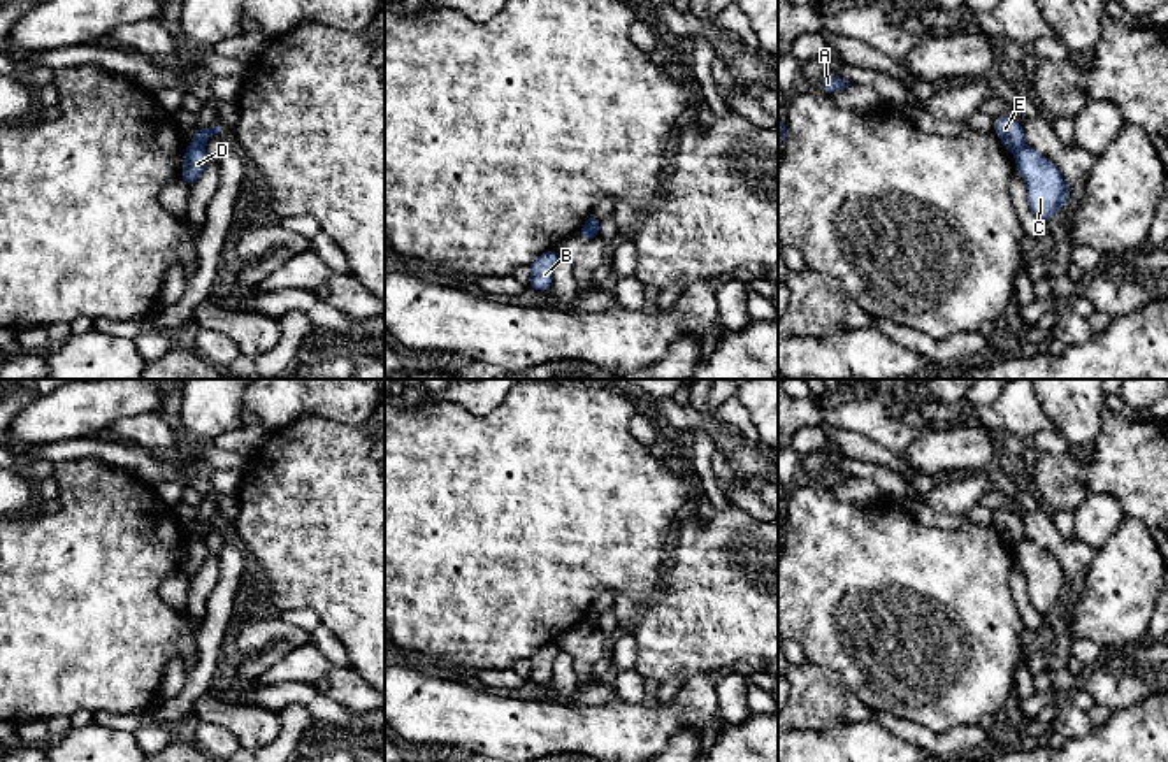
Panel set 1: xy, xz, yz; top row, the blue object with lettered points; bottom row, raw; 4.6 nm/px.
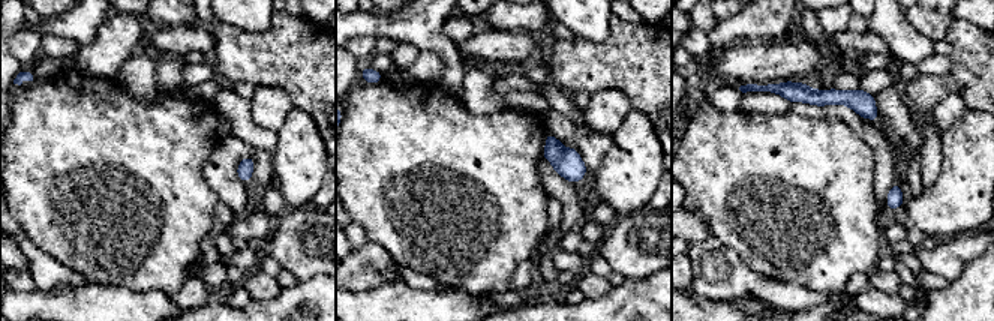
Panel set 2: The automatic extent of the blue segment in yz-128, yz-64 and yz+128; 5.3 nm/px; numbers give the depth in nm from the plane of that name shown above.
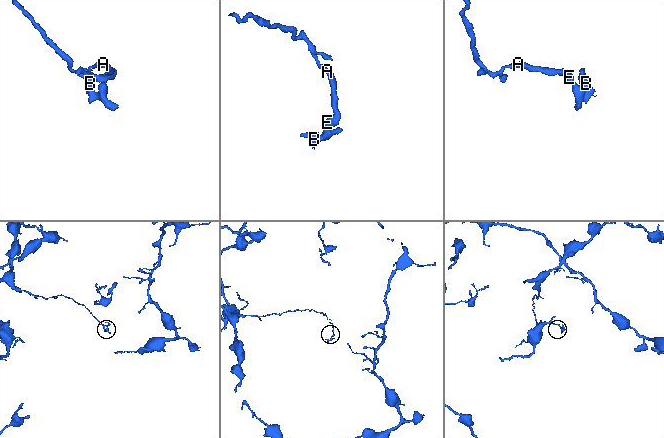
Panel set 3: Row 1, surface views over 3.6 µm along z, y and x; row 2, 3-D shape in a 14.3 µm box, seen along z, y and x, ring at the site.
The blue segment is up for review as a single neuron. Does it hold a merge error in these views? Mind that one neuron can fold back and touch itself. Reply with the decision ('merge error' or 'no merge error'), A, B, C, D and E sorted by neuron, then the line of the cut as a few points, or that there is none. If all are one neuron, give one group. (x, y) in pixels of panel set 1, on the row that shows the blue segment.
merge error; A E / B C D; cut in xy along (190, 144), (202, 148)

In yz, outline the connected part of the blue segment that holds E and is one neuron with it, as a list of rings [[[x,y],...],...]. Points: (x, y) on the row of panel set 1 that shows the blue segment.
[[[999,116],[998,119],[994,119],[994,133],[1013,155],[1024,146],[1024,128],[1017,119],[1010,116]]]

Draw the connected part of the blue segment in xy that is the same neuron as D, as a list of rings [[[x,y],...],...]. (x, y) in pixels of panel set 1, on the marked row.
[[[186,146],[181,179],[186,183],[188,188],[202,176],[207,162],[209,156],[205,153],[205,147]]]

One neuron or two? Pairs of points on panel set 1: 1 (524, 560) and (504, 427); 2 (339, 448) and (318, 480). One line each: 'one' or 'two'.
1: one
2: one

